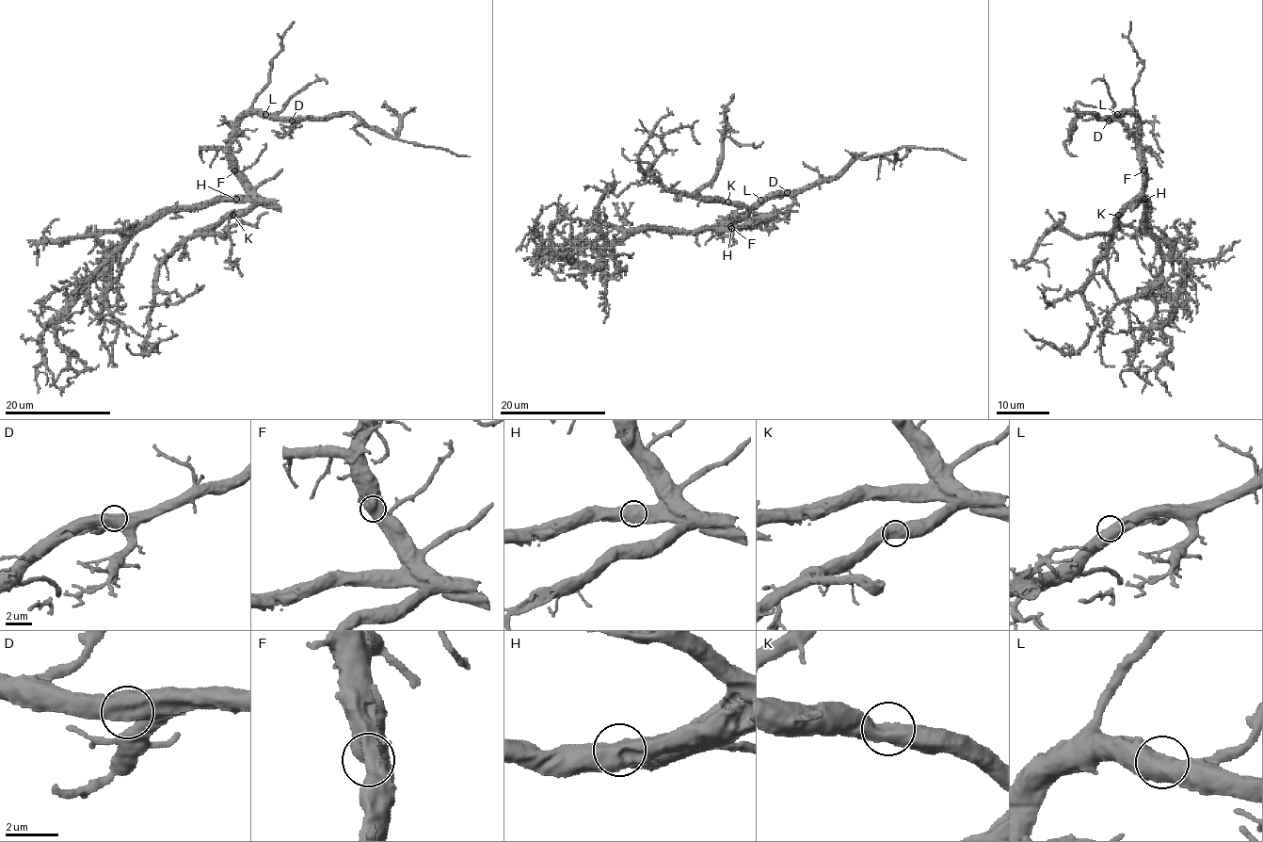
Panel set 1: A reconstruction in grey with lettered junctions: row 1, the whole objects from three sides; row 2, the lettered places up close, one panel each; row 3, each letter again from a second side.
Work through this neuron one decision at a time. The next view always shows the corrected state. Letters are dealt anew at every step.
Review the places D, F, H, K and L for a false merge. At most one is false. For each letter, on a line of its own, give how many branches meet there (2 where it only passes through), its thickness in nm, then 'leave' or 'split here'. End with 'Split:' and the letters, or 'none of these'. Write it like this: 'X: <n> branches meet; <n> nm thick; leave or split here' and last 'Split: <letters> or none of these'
D: 2 branches meet; 650 nm thick; leave
F: 2 branches meet; 700 nm thick; leave
H: 2 branches meet; 600 nm thick; leave
K: 2 branches meet; 700 nm thick; leave
L: 2 branches meet; 650 nm thick; leave
Split: none of these

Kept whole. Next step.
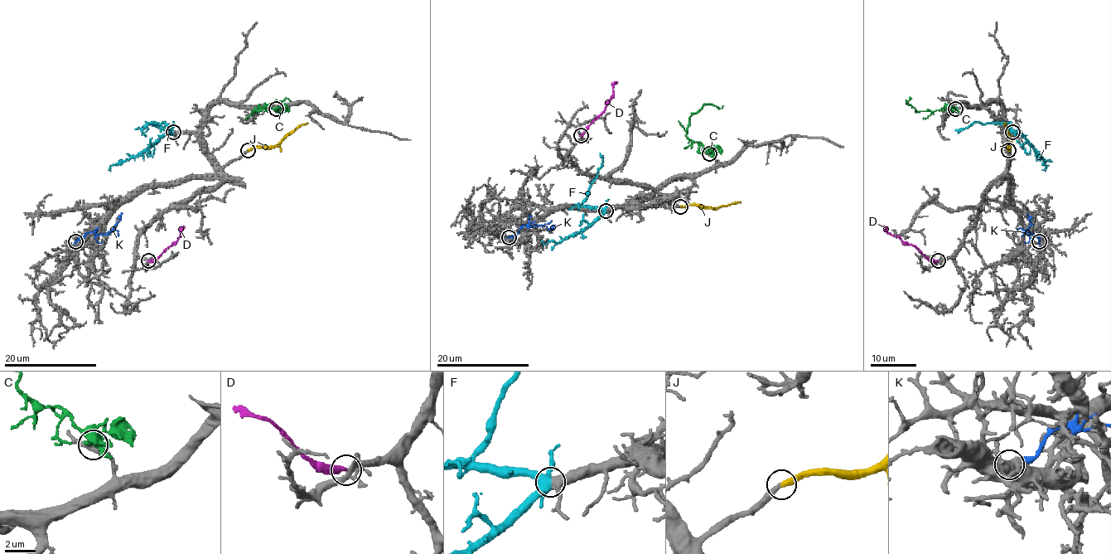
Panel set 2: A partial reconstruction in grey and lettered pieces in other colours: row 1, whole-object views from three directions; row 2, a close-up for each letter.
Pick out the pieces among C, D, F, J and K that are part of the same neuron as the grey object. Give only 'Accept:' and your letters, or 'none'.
Accept: F, J

